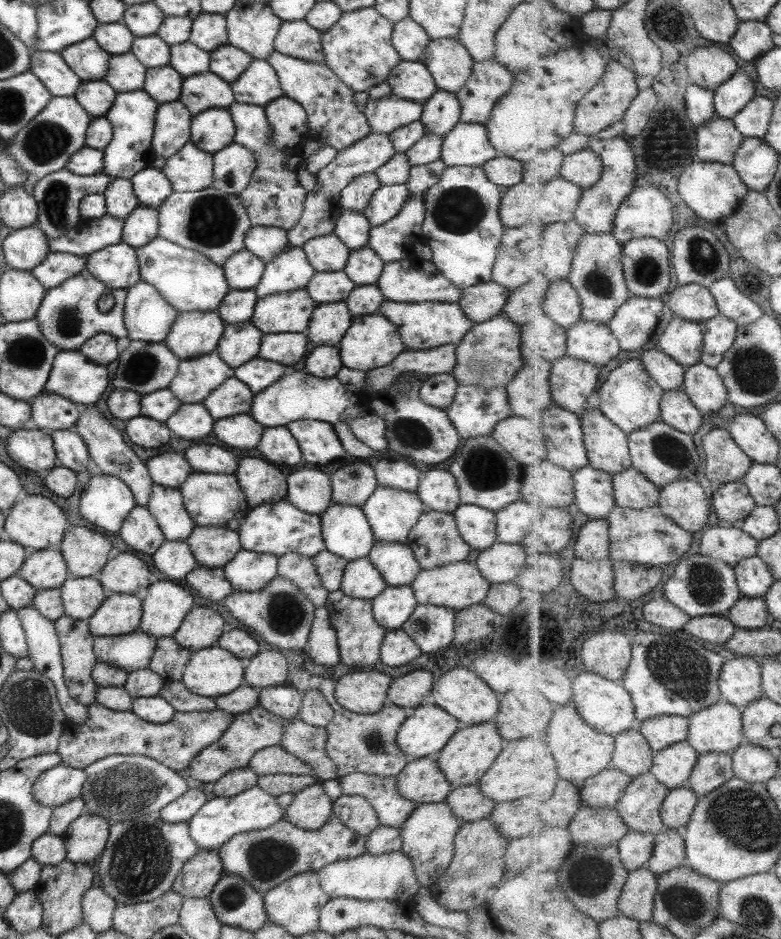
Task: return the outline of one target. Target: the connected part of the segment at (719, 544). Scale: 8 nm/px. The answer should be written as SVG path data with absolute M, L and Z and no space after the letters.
M720 523L705 532L701 532L699 553L727 562L731 567L737 567L745 558L758 556L760 542L743 531Z

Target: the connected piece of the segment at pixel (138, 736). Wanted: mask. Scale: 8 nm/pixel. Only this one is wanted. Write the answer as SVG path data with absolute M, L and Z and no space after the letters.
M95 702L86 706L88 717L81 724L73 724L65 721L64 729L58 738L56 753L60 756L60 762L73 768L84 769L88 764L109 755L141 755L152 758L171 770L178 771L190 766L193 757L206 746L213 744L222 734L225 733L234 715L216 708L209 712L185 712L174 711L171 720L166 723L151 723L141 720L129 711L114 711L105 708Z

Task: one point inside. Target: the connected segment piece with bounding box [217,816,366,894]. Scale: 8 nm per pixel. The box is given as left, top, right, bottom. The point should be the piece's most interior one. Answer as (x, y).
(263, 858)

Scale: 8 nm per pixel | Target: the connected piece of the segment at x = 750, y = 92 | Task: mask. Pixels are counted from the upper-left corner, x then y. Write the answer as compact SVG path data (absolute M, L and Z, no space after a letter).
M739 70L728 82L721 84L720 89L714 91L714 94L717 116L733 119L752 102L757 88L755 82Z

